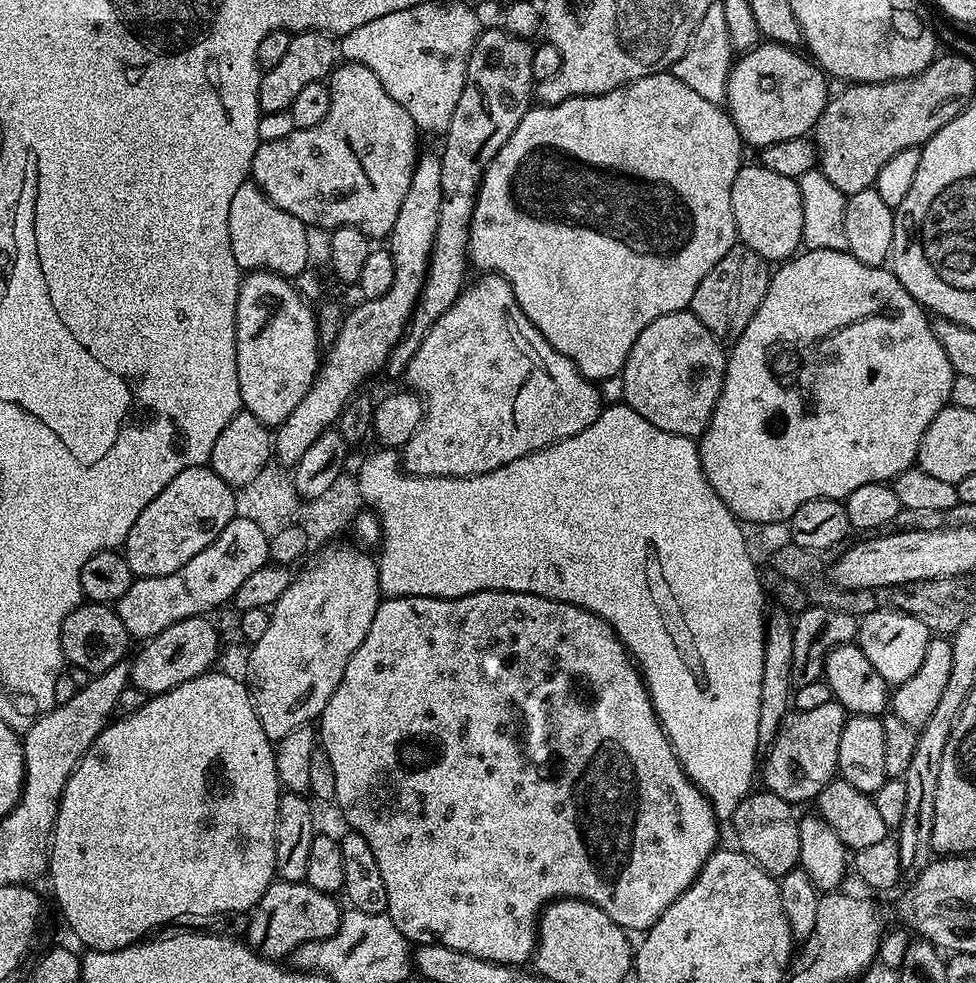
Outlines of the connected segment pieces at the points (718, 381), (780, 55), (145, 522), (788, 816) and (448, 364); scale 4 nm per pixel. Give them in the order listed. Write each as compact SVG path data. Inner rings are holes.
M691 310L662 314L662 318L654 318L642 334L638 334L638 342L630 346L630 354L624 363L624 371L620 373L619 383L624 383L623 403L633 408L646 422L658 426L658 430L666 430L670 434L699 438L704 435L712 417L714 406L720 397L720 388L724 384L724 371L728 365L728 357L721 341L717 340Z
M760 42L755 48L748 50L747 52L737 55L735 57L732 69L728 75L728 99L726 101L726 111L729 116L732 117L734 126L738 130L741 141L745 145L753 144L756 150L765 148L766 146L774 146L774 142L786 142L790 138L798 138L799 136L808 136L813 131L816 123L819 120L819 116L823 112L823 108L828 104L830 99L830 91L828 92L829 81L826 79L825 73L821 71L819 67L807 55L799 56L796 53L795 47L786 44L774 44L771 42Z
M211 466L182 470L174 482L138 514L138 522L130 526L130 534L122 545L122 555L133 577L174 574L194 554L198 554L232 521L235 512L235 491L222 482Z
M767 790L749 792L746 798L742 798L742 802L738 802L738 810L734 810L730 824L736 831L739 851L745 852L764 872L779 878L790 874L790 870L799 865L798 812L793 805L778 798L778 794Z
M480 274L477 277L476 284L469 283L460 297L446 310L446 314L442 314L430 326L404 371L403 379L408 380L407 387L424 401L424 420L418 426L414 438L410 438L410 442L402 449L402 467L409 476L477 476L483 472L498 470L498 466L506 466L506 462L514 462L518 458L537 452L540 448L546 448L586 430L590 422L600 417L602 403L600 404L600 392L596 389L599 387L593 381L587 380L576 369L574 362L570 362L570 358L558 354L558 350L554 350L554 346L550 346L550 342L542 338L542 334L530 322L530 318L522 314L514 298L514 290L498 275Z

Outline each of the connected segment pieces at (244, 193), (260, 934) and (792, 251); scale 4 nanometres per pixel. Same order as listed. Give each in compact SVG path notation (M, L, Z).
M246 182L238 186L234 199L230 201L230 250L234 250L234 262L242 270L259 270L261 272L273 272L285 278L295 278L302 274L304 268L309 267L308 260L308 232L309 225L304 224L294 214L286 214L286 210L278 210L274 202L262 194L262 190L254 182Z
M279 878L272 881L266 894L248 918L246 943L252 951L265 960L283 961L294 949L306 942L325 940L338 930L342 915L341 901L335 895L314 890L306 882L286 882Z
M758 162L745 163L734 178L730 202L739 243L769 262L783 262L797 255L802 244L802 194L797 181L774 174Z

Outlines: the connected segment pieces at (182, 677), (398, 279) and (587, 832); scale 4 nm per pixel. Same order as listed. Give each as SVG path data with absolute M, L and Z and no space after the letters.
M207 615L186 618L143 641L141 648L144 649L130 660L131 687L147 692L149 697L160 696L174 690L174 686L182 686L182 682L190 682L209 671L220 652L220 636L208 620L211 619Z
M421 151L412 167L410 188L406 190L406 198L402 198L398 218L394 218L392 231L386 237L386 247L394 258L394 282L382 298L360 302L340 323L340 330L334 342L327 345L320 371L306 398L302 398L302 402L294 406L294 414L275 429L274 456L281 465L295 466L320 435L339 421L348 399L361 391L363 384L360 383L387 365L390 350L408 329L408 321L412 319L412 311L426 282L434 234L438 230L438 206L442 206L440 158L435 151Z
M475 592L469 596L459 596L453 600L440 600L436 596L393 596L381 599L378 610L374 614L374 622L370 622L370 630L366 630L366 638L362 638L362 646L354 650L350 662L346 662L346 670L342 674L342 682L338 682L338 690L330 694L330 702L326 702L326 710L318 718L318 744L330 758L330 766L334 766L334 801L335 807L340 807L347 827L356 832L366 842L370 842L370 851L374 853L374 862L378 862L378 871L382 874L382 882L386 886L388 895L387 916L392 919L394 926L398 926L400 933L413 945L441 944L450 946L450 950L462 950L462 954L474 954L474 958L486 958L495 964L511 964L524 966L531 961L536 947L536 930L541 912L553 900L585 900L598 910L606 910L618 926L633 933L643 933L652 928L654 922L686 889L698 878L702 866L717 851L716 839L720 836L720 828L716 811L712 803L700 792L700 788L684 773L684 767L676 756L676 751L668 741L668 735L660 725L648 687L644 684L644 677L636 666L635 660L628 654L624 643L616 637L616 631L602 618L592 612L566 602L558 602L550 598L535 596L529 592Z

